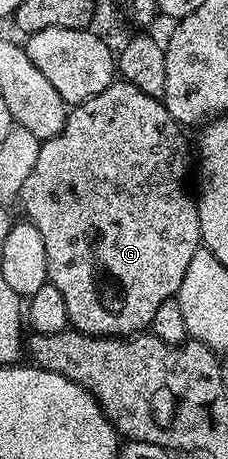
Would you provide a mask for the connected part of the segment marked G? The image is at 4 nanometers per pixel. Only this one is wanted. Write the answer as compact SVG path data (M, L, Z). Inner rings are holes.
M113 82L105 90L101 90L101 94L97 94L93 98L89 98L85 102L74 105L68 111L67 121L61 130L61 134L57 134L53 138L42 141L40 153L37 155L37 162L33 165L33 170L30 171L24 185L18 196L18 203L23 203L23 208L27 211L26 219L33 226L37 226L37 231L41 234L41 238L45 242L45 258L47 259L47 278L53 285L57 286L57 290L61 290L61 294L65 294L65 308L69 310L69 318L71 319L70 327L77 332L84 332L90 336L134 336L142 333L144 330L150 329L153 322L153 314L157 314L157 309L161 307L161 302L172 299L178 293L181 286L181 278L185 278L185 270L189 270L189 262L193 259L195 251L201 247L199 238L199 205L196 197L187 193L187 188L183 185L183 175L187 172L187 140L183 137L184 129L177 123L176 120L169 114L169 110L163 105L162 99L149 94L141 94L141 90L137 90L137 86L126 82Z

